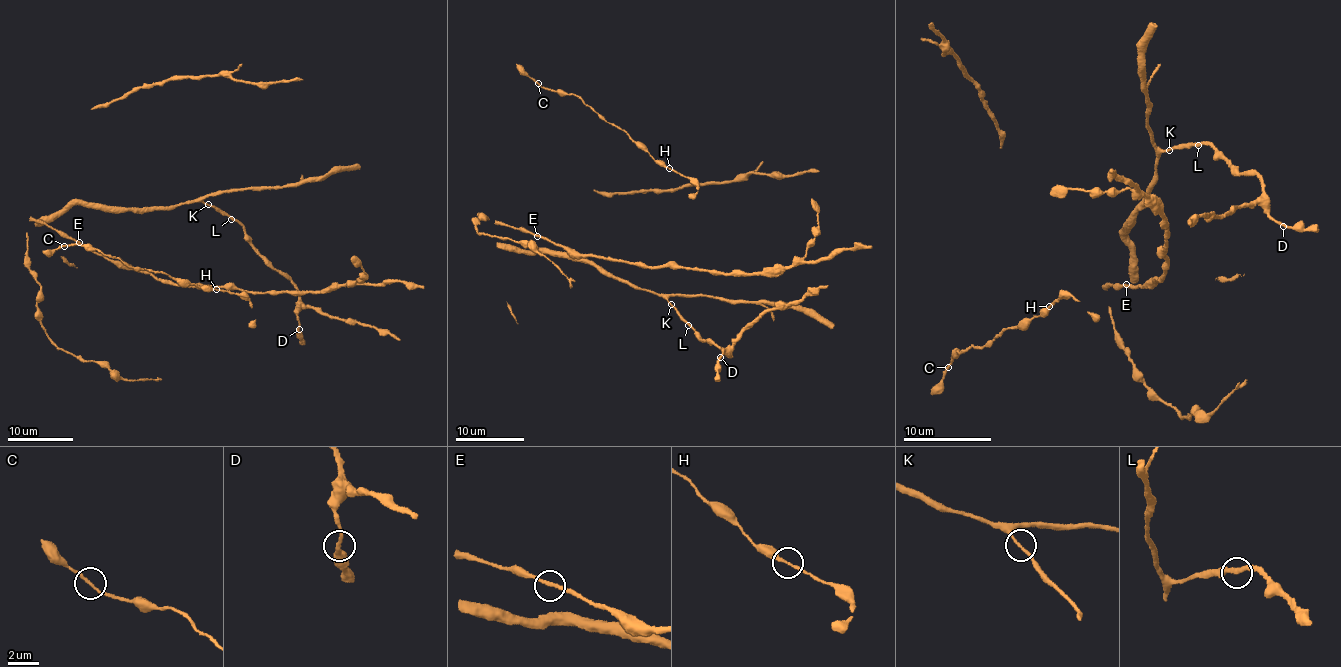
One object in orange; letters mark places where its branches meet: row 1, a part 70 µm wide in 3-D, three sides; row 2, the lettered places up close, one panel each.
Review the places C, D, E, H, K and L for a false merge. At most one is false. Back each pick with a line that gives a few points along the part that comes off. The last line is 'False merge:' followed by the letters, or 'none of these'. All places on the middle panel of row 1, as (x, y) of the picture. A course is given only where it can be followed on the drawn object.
False merge: none of these

